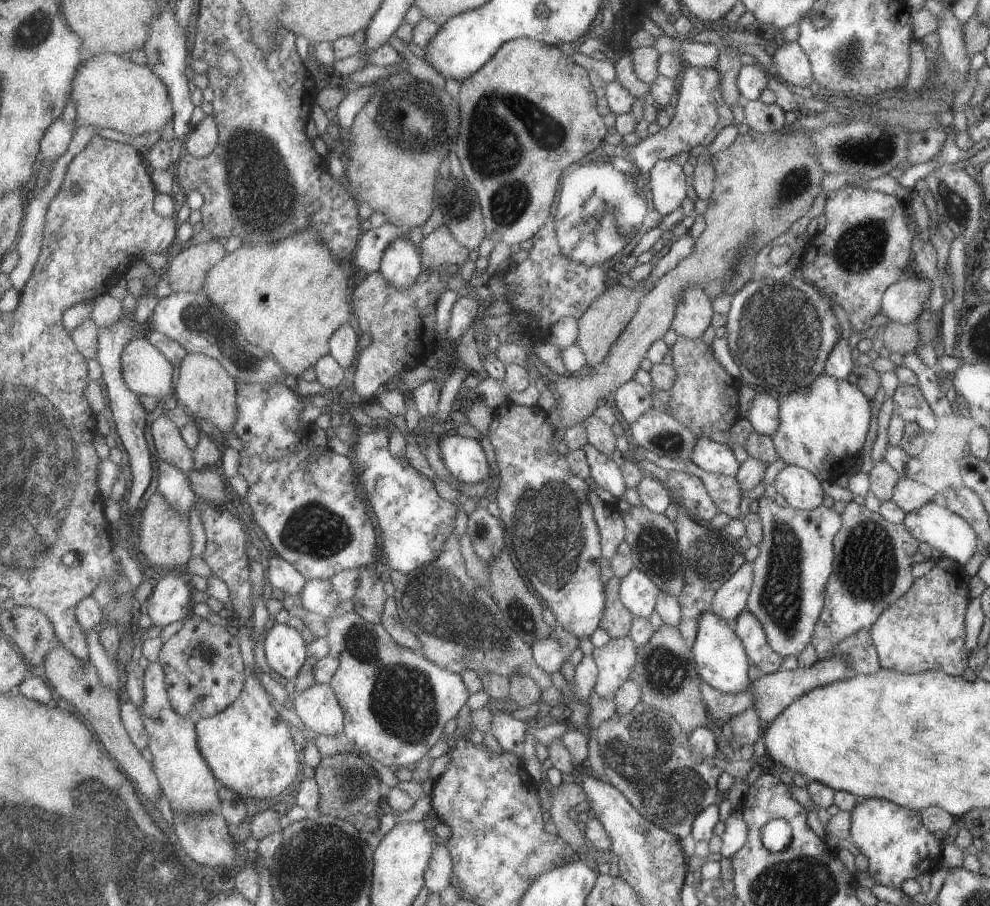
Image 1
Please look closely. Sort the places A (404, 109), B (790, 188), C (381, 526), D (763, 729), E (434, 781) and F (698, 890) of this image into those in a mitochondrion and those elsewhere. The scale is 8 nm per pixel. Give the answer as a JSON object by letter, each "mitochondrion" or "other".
{"A":"mitochondrion","B":"mitochondrion","C":"other","D":"other","E":"other","F":"other"}

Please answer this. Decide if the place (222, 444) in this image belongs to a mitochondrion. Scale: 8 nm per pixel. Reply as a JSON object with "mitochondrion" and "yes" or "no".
{"mitochondrion":"no"}

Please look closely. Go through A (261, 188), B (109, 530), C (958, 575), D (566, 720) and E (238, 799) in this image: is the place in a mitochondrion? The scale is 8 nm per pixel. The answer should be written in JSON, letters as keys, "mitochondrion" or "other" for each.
{"A":"mitochondrion","B":"other","C":"other","D":"other","E":"other"}

